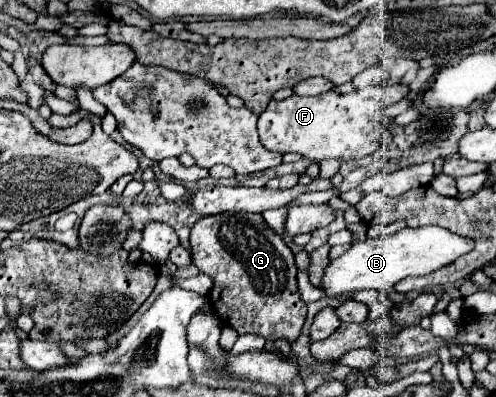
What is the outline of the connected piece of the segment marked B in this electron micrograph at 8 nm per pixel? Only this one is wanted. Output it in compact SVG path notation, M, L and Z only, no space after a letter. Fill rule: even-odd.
M422 226L422 228L402 228L390 236L368 238L366 242L352 244L342 256L330 260L324 270L320 290L328 298L336 298L342 294L356 294L360 290L378 290L380 294L390 294L394 284L406 276L424 276L436 268L442 268L462 254L468 254L474 248L474 242L468 238L460 238L450 230L440 226Z

